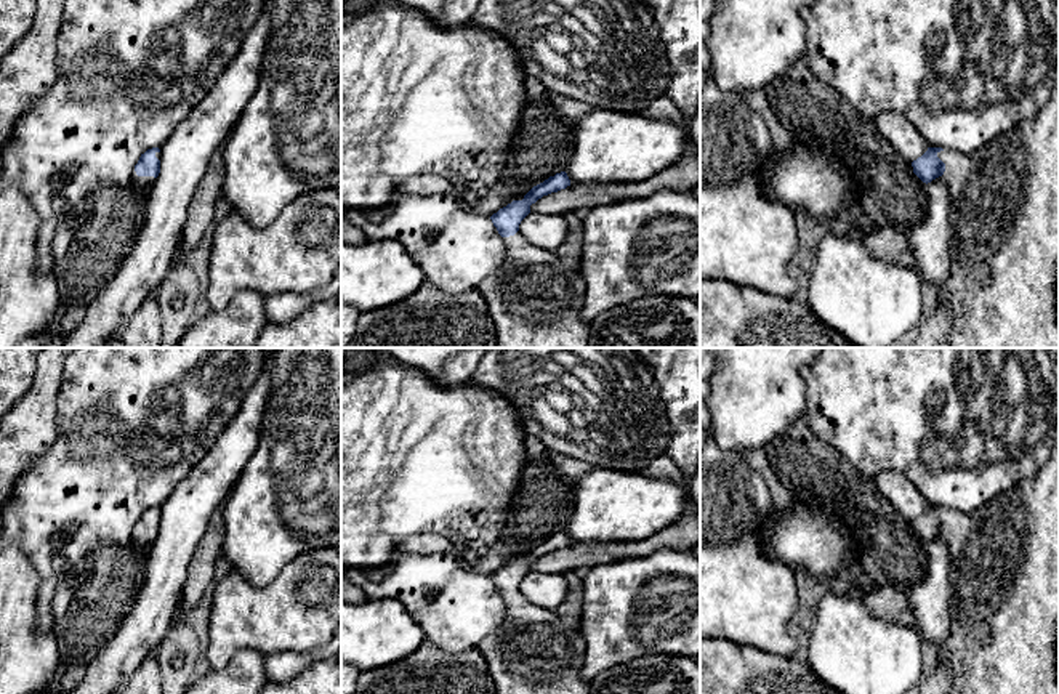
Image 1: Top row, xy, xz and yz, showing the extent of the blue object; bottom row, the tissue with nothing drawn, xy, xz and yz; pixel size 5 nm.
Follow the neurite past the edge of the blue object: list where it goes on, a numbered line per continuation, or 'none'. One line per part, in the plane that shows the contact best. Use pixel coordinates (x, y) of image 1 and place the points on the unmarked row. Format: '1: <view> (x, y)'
1: yz (1003, 638)

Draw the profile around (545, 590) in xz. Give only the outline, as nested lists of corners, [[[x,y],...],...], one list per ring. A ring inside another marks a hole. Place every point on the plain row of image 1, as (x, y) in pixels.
[[[530,571],[519,583],[519,591],[534,606],[556,611],[567,596],[569,585],[562,574]]]

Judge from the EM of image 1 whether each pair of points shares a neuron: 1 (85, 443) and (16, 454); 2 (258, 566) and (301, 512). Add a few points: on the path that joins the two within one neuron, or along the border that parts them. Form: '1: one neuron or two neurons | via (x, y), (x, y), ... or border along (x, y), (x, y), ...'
1: two neurons | border along (56, 412), (55, 441), (21, 475)
2: one neuron | via (269, 553), (293, 529), (293, 524)

